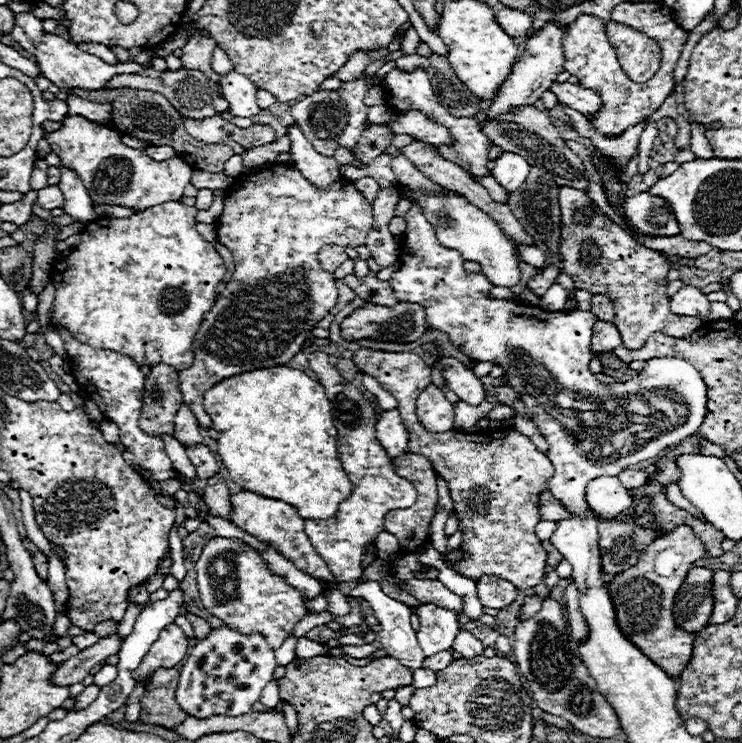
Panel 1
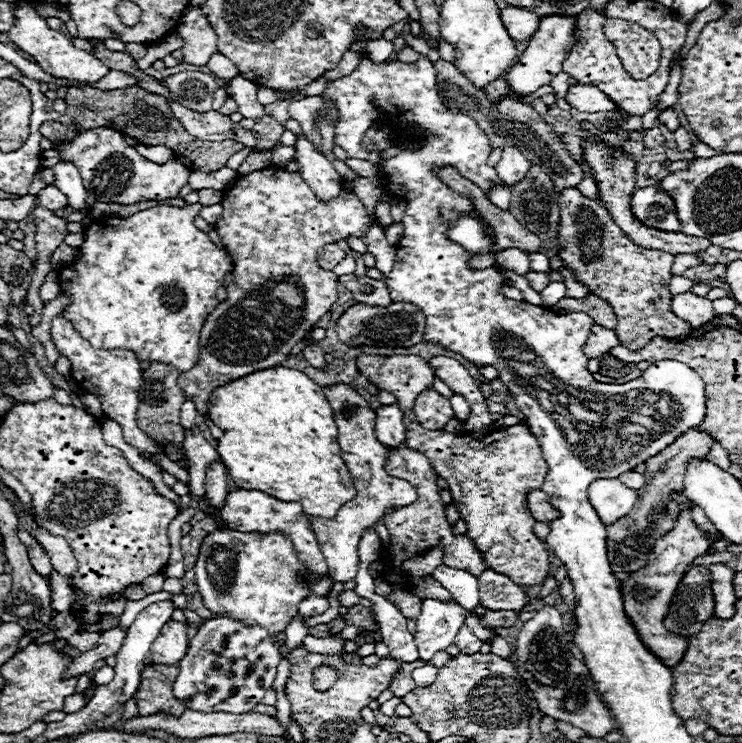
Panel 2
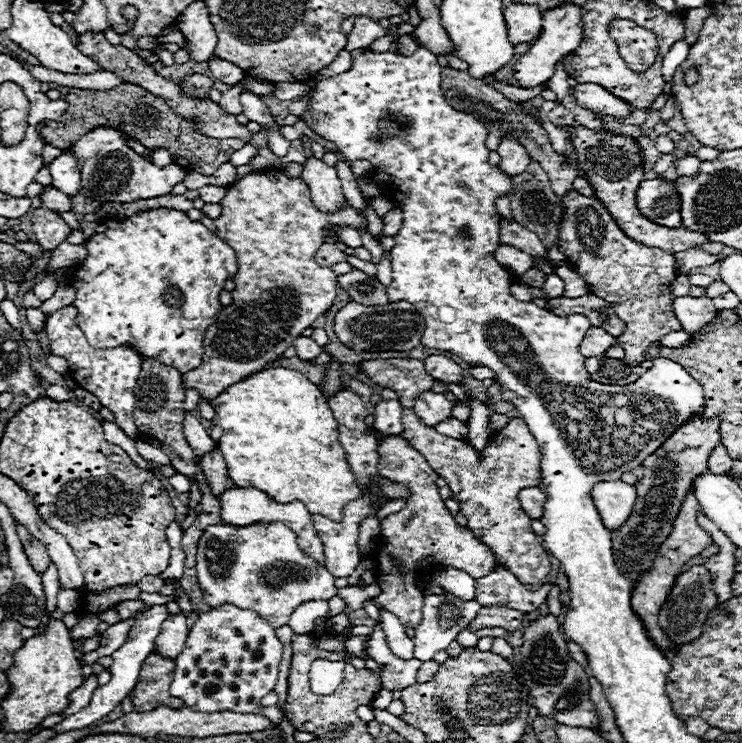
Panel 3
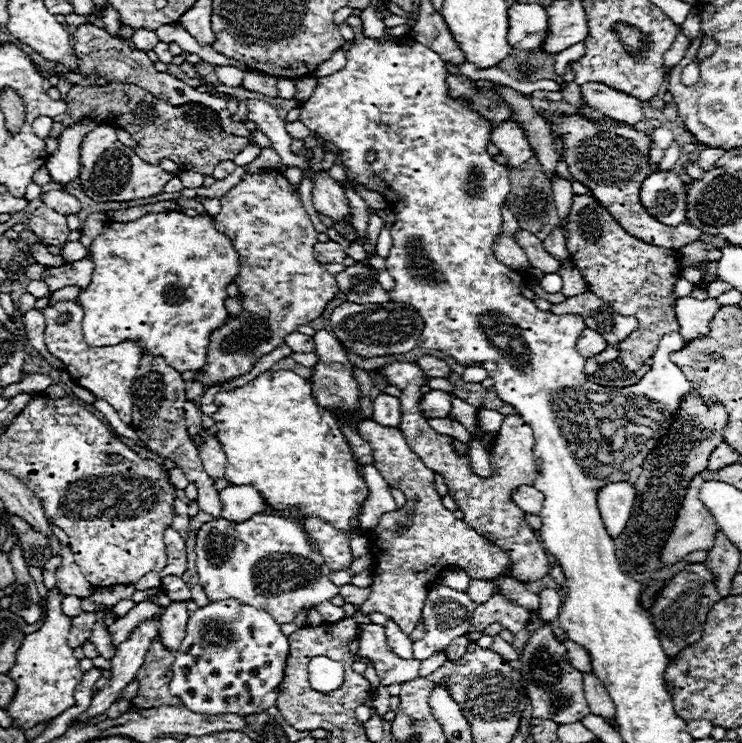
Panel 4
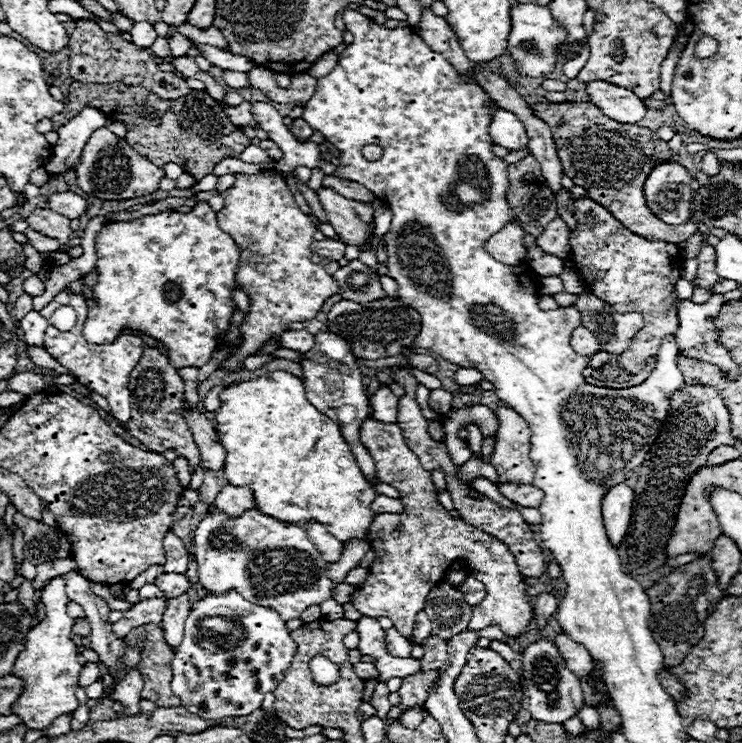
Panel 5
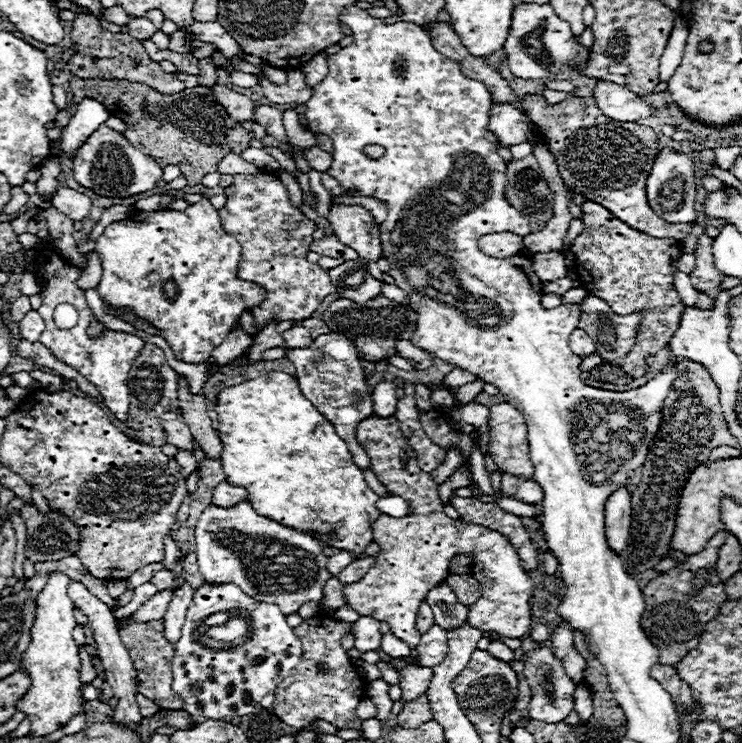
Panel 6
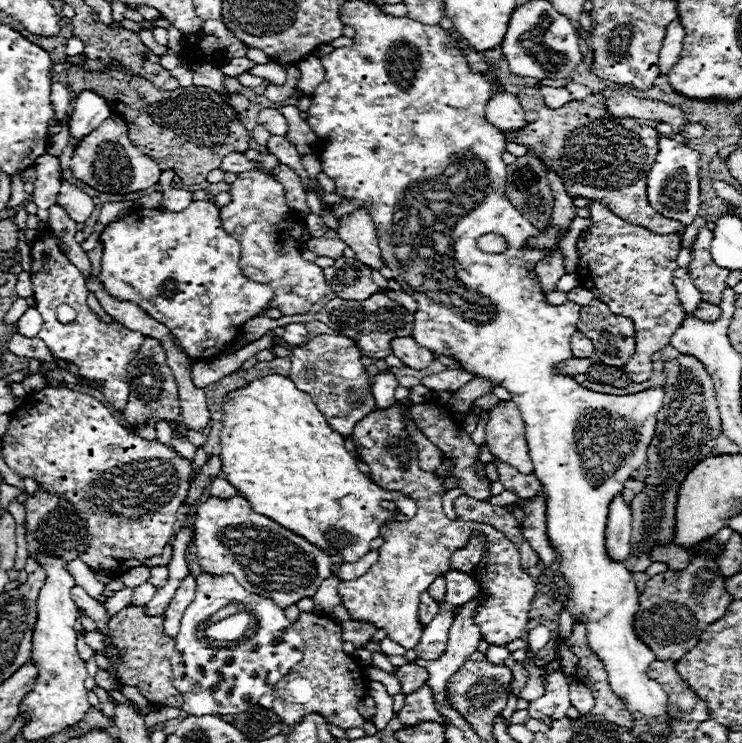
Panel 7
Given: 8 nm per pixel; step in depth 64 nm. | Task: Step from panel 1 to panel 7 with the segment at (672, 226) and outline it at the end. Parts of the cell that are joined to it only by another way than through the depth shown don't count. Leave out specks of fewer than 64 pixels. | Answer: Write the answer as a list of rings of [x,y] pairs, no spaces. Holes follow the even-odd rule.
[[[660,138],[658,148],[660,152],[656,156],[656,164],[648,174],[648,202],[662,216],[684,222],[688,226],[700,210],[700,154],[696,150],[686,148],[686,144],[678,144],[668,138]]]

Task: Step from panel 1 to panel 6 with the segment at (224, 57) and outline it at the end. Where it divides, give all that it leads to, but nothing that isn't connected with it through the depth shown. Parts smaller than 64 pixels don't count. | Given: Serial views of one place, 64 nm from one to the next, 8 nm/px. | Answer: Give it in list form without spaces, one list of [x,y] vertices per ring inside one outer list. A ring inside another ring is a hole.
[[[230,72],[230,82],[234,86],[240,86],[240,88],[252,88],[256,86],[256,78],[254,74],[246,74],[246,72]]]

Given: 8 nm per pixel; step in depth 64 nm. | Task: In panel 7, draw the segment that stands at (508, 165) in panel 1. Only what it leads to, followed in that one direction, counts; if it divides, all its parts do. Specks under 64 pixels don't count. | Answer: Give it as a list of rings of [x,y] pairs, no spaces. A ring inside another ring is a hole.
[[[500,92],[490,98],[486,108],[486,118],[492,126],[496,126],[500,132],[518,132],[526,126],[524,110],[518,102],[518,98],[510,92]]]

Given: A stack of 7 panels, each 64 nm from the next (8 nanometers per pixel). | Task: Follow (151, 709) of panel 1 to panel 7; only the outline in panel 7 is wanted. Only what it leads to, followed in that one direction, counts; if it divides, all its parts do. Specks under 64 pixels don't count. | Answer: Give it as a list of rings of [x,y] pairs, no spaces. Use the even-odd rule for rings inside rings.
[[[142,606],[138,608],[124,608],[110,620],[112,628],[112,644],[116,644],[124,656],[124,662],[120,664],[120,678],[126,686],[136,686],[146,700],[150,700],[154,706],[182,706],[180,692],[172,686],[172,666],[170,656],[176,650],[176,644],[172,638],[168,638],[162,630],[162,616],[144,616]]]

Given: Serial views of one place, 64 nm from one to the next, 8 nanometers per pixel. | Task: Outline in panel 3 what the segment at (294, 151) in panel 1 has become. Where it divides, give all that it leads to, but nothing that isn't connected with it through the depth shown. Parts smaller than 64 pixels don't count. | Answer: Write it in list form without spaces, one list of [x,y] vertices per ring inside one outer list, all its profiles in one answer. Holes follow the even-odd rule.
[[[308,156],[302,164],[302,180],[312,190],[312,200],[316,200],[316,208],[332,212],[332,208],[340,208],[340,204],[344,202],[338,172],[324,160]]]

